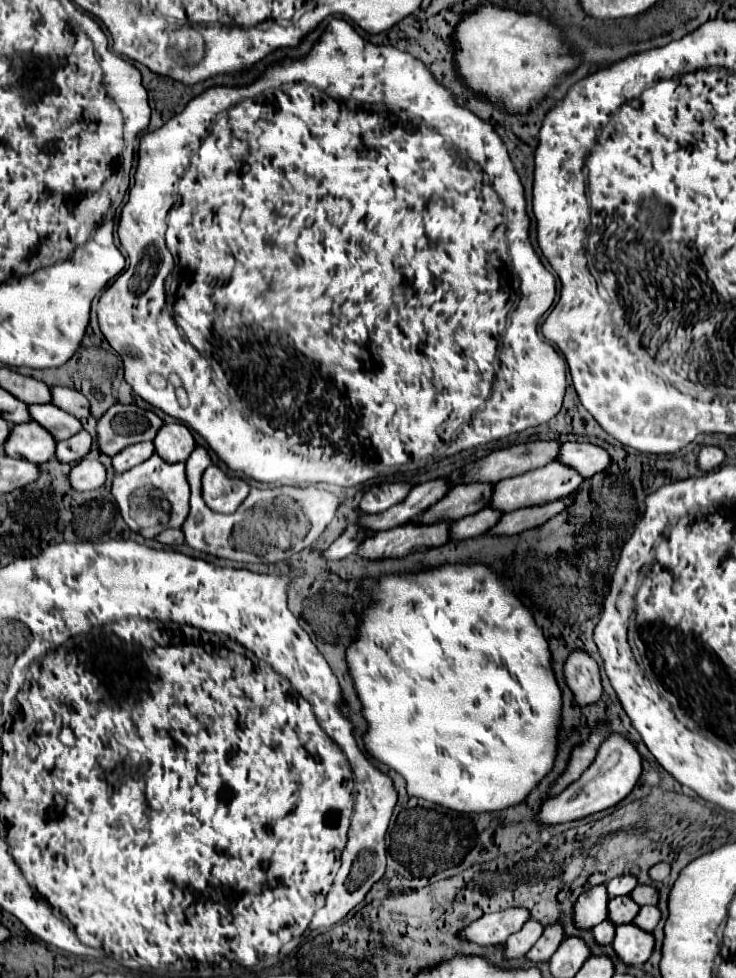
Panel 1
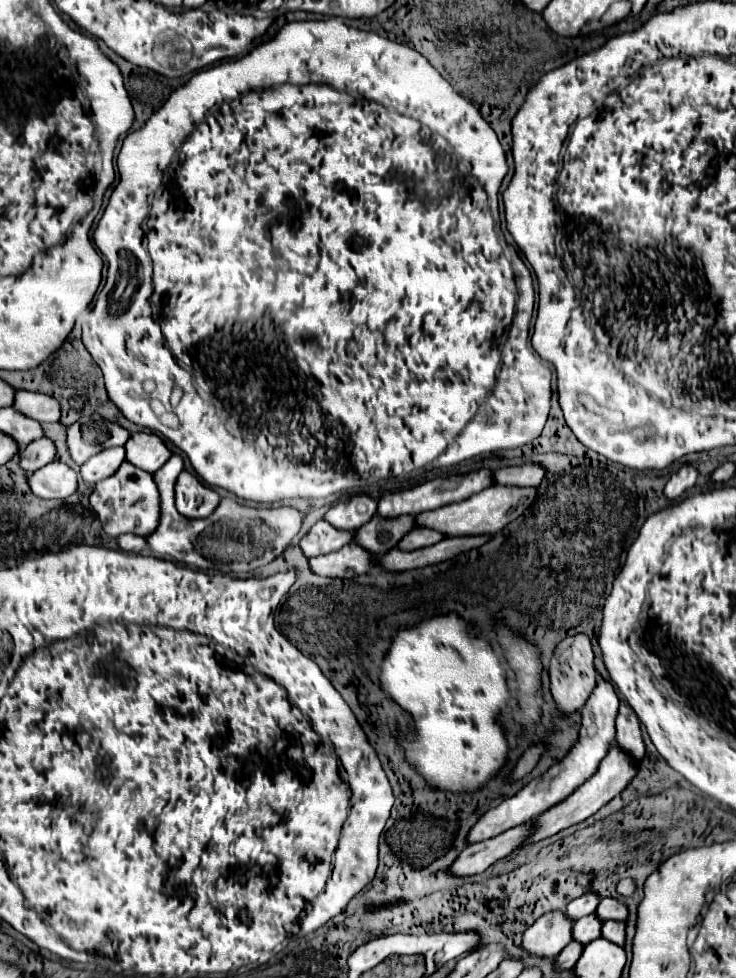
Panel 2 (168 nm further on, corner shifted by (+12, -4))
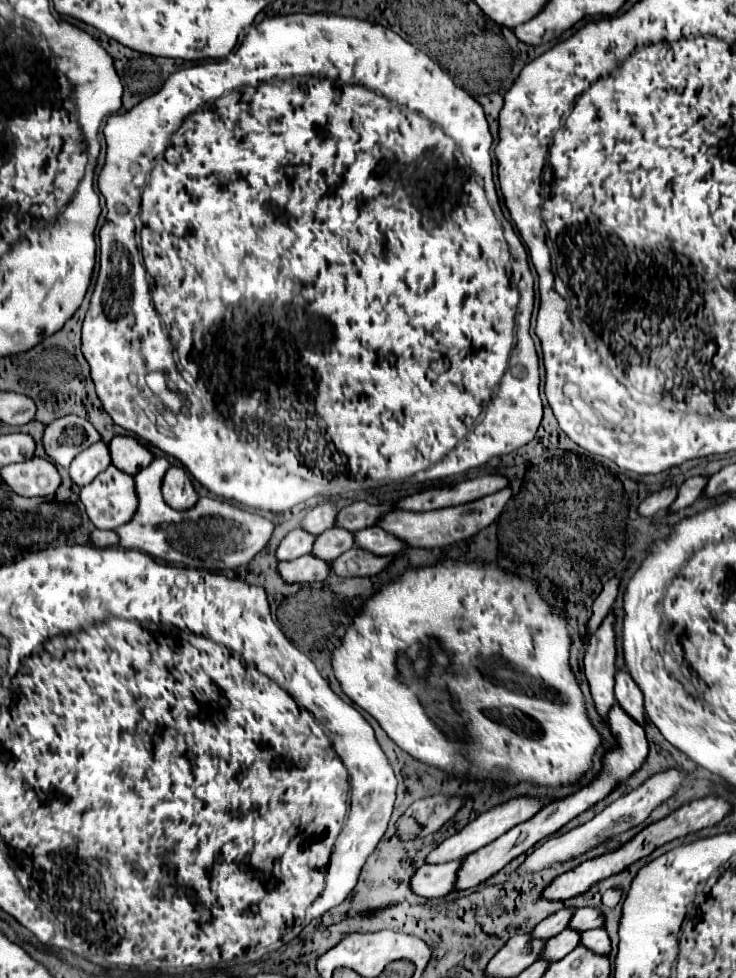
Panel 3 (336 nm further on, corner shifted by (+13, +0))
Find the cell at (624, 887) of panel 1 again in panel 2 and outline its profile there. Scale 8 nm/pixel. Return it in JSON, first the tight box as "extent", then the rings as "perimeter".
{"extent":[565,892,599,920],"perimeter":[[[587,892],[585,896],[581,896],[581,898],[575,898],[575,900],[571,900],[569,904],[567,904],[567,908],[565,908],[565,914],[567,914],[567,920],[579,920],[581,916],[589,916],[589,914],[593,914],[595,912],[595,908],[597,908],[597,904],[599,904],[599,896],[597,894],[593,894],[593,892]]]}

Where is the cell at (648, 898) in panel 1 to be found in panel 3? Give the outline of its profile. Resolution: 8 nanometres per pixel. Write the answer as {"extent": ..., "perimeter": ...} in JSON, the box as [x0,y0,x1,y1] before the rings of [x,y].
{"extent":[570,908,604,932],"perimeter":[[[578,908],[570,920],[570,926],[584,932],[590,928],[600,928],[604,924],[604,914],[598,908]]]}

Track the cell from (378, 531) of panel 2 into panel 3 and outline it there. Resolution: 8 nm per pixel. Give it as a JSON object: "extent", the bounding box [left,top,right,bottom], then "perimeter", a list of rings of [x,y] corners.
{"extent":[312,526,356,560],"perimeter":[[[334,526],[328,532],[322,532],[316,540],[316,548],[312,550],[314,556],[320,556],[324,560],[336,560],[338,556],[342,556],[346,550],[350,550],[352,546],[356,546],[354,534],[346,528]]]}

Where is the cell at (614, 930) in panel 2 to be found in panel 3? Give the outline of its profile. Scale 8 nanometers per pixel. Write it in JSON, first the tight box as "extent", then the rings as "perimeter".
{"extent":[582,926,612,954],"perimeter":[[[604,926],[588,930],[588,932],[582,932],[582,944],[586,948],[594,948],[594,952],[608,954],[612,950],[612,942],[610,942],[610,936],[608,936]]]}

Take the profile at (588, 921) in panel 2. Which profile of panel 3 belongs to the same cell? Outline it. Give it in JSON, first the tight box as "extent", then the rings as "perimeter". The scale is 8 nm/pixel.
{"extent":[540,928,580,962],"perimeter":[[[564,928],[564,932],[560,932],[558,936],[548,940],[548,948],[544,950],[544,956],[540,956],[540,958],[556,962],[556,960],[564,958],[566,954],[570,954],[578,944],[580,944],[580,932],[574,928]]]}

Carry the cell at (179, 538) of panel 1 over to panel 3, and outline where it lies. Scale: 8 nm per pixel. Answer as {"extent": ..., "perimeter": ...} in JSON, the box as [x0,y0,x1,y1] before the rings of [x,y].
{"extent":[92,530,120,548],"perimeter":[[[94,530],[92,532],[92,542],[94,542],[94,546],[108,548],[108,546],[118,546],[120,538],[112,530]]]}

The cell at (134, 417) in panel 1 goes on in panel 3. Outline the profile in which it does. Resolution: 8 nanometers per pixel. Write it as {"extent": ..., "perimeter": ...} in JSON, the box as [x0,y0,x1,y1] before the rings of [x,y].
{"extent":[44,414,98,468],"perimeter":[[[74,414],[50,422],[44,430],[44,446],[48,458],[64,468],[68,468],[82,450],[96,444],[98,440],[98,430],[86,418]]]}

